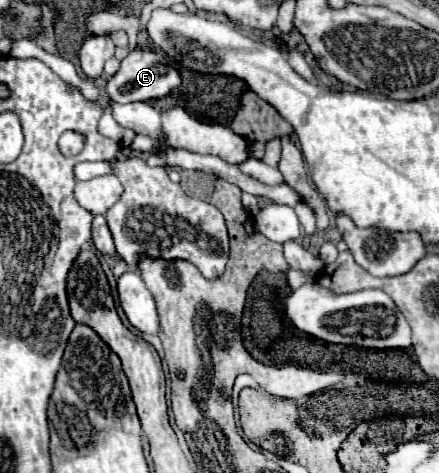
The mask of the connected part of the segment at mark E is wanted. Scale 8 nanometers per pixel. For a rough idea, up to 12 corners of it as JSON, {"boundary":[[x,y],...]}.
{"boundary":[[134,49],[108,81],[116,103],[166,97],[182,83],[164,53]]}

